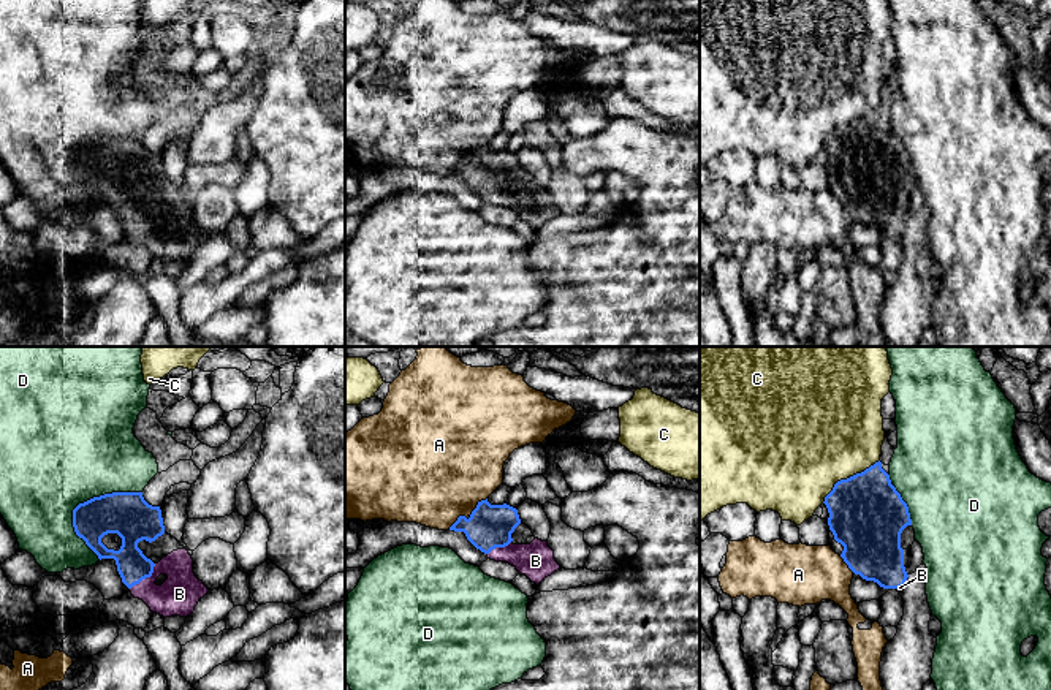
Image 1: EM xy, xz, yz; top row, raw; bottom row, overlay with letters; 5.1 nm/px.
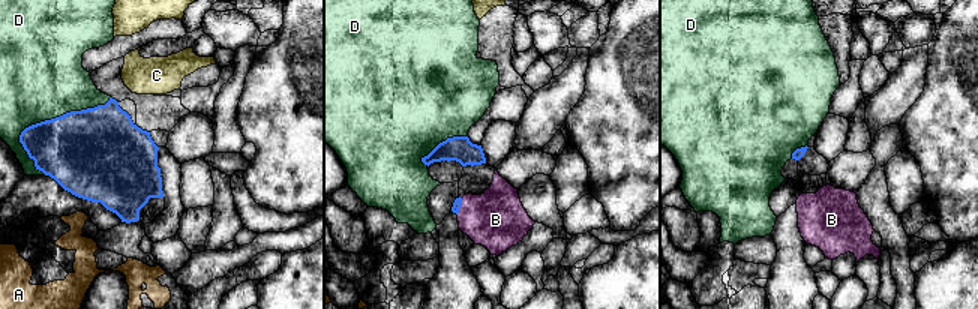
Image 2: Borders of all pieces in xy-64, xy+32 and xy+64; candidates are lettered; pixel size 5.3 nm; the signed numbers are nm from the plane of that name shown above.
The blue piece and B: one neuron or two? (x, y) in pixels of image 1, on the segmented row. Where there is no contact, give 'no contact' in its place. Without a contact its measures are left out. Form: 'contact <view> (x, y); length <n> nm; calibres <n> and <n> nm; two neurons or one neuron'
contact xy (146, 576); length 190 nm; calibres 160 and 200 nm; one neuron

